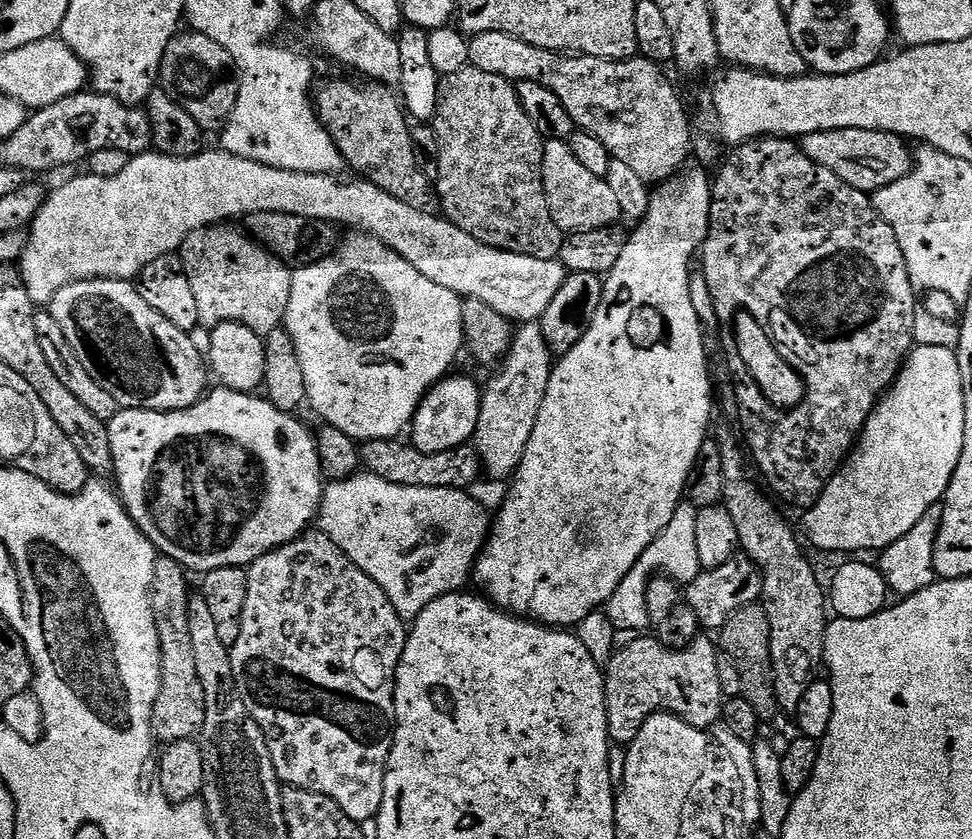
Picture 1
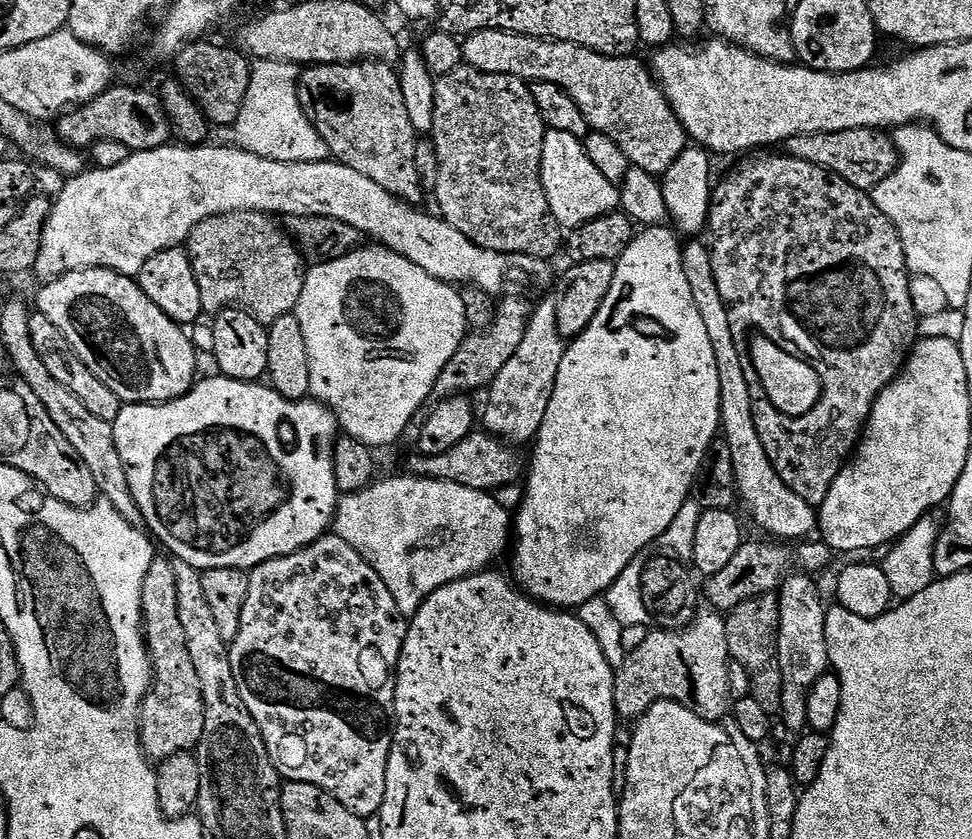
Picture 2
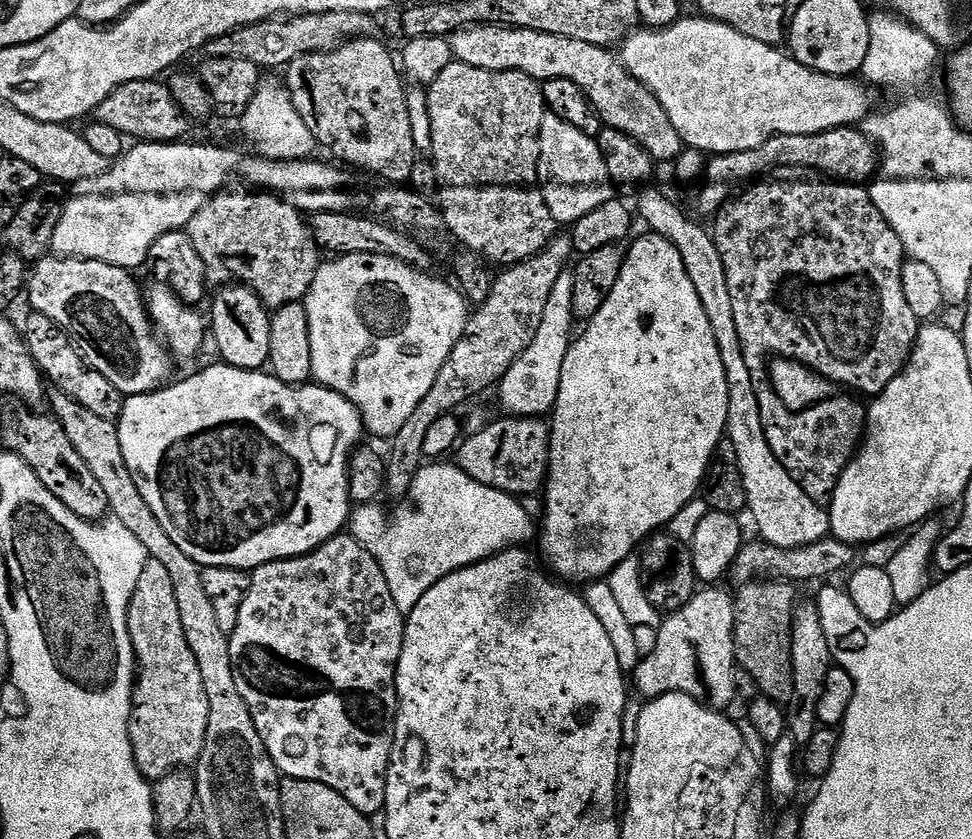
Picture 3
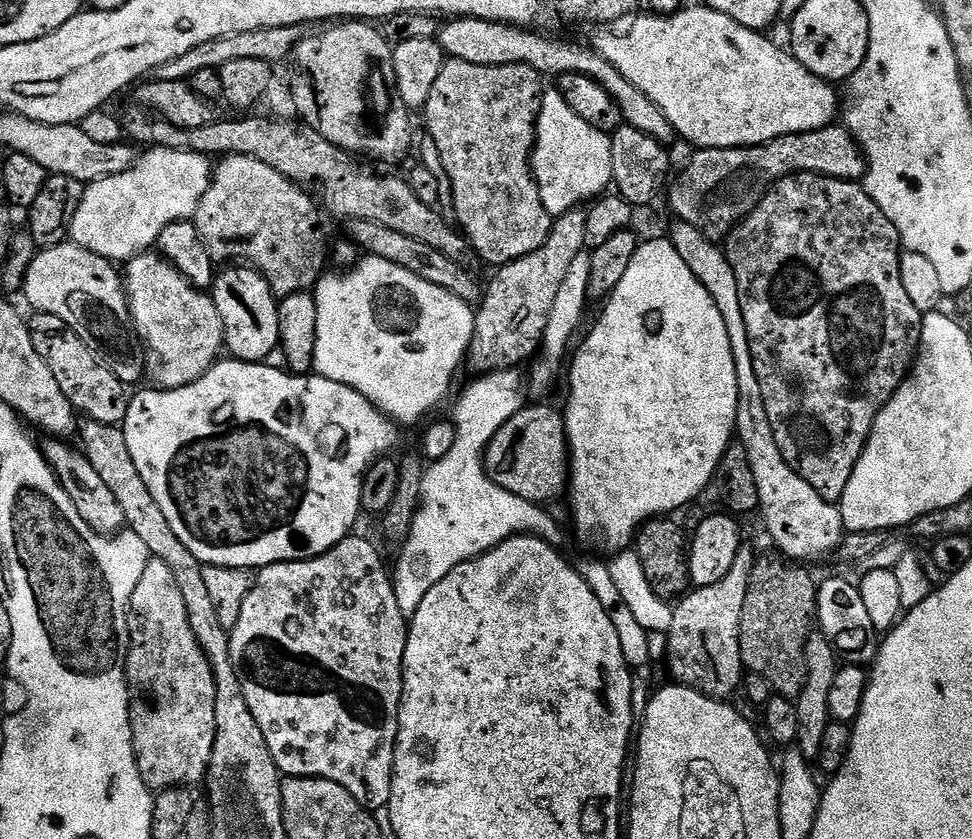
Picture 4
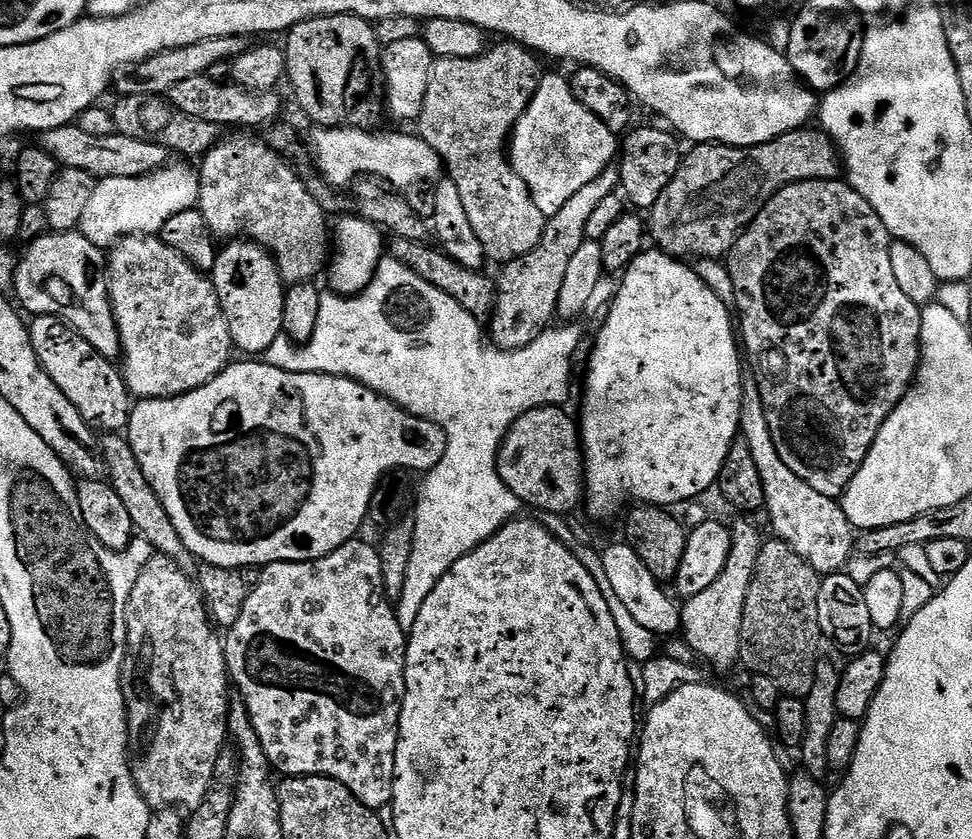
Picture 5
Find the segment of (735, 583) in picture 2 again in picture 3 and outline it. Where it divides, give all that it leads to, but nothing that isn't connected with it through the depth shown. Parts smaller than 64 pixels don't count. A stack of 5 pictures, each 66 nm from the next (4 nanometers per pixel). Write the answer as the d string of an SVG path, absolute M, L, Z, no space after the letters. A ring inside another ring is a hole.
M825 538L805 548L775 548L772 544L755 543L745 543L740 549L738 558L732 563L730 580L733 580L736 586L753 583L757 578L764 578L769 574L788 582L816 579L824 580L820 582L828 582L831 581L828 580L831 576L838 575L843 568L851 569L857 563L855 562L857 549L835 538Z

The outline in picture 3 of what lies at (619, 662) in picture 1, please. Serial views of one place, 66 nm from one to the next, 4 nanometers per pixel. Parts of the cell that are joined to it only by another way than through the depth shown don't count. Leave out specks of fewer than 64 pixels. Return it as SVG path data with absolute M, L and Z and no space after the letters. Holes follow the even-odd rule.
M708 586L697 591L692 601L682 610L673 612L661 623L655 633L656 645L652 653L645 655L634 673L636 688L644 698L665 696L668 692L685 692L700 704L709 708L728 710L732 700L737 699L736 678L738 665L734 650L734 626L736 625L736 602L733 593L723 592L720 586Z

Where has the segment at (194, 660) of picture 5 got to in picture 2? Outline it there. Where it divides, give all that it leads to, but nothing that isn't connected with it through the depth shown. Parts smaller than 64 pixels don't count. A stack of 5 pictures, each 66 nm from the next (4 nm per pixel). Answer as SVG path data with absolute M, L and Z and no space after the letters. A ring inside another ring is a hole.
M153 559L150 570L146 570L146 582L142 582L142 610L144 611L144 638L148 646L148 656L152 659L153 681L148 689L144 705L140 707L140 744L149 761L159 762L179 752L192 752L202 738L206 726L202 686L198 682L198 670L190 659L190 649L186 647L186 633L182 631L182 621L178 618L178 586L172 569L173 561Z

